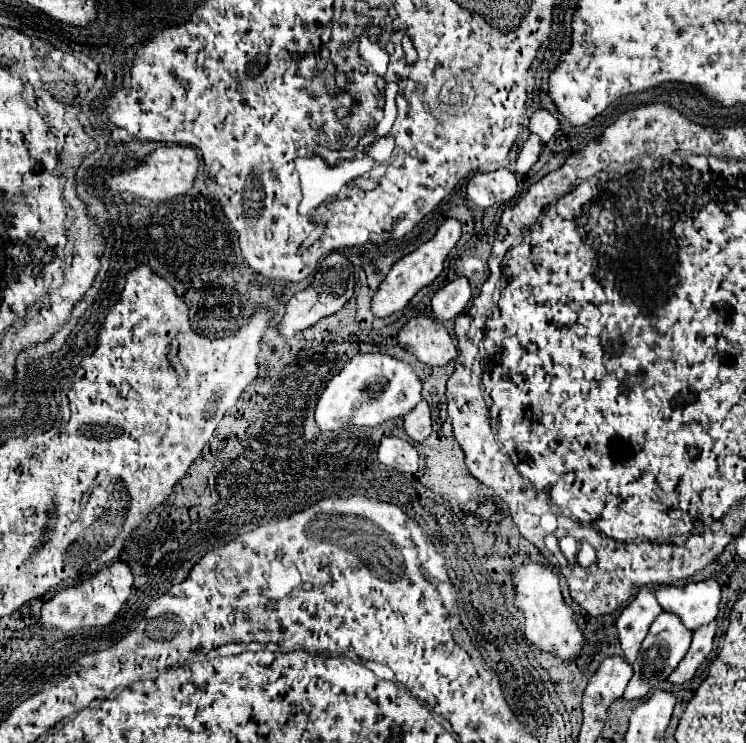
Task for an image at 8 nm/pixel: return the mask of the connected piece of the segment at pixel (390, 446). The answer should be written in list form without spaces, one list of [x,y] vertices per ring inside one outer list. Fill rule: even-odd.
[[[383,437],[379,445],[379,461],[403,473],[415,473],[419,467],[415,447],[399,437]]]

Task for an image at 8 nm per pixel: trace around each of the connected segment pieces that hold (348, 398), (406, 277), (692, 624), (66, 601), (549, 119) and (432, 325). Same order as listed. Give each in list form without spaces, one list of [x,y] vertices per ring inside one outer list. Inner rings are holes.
[[[357,353],[325,387],[315,407],[315,421],[321,431],[341,427],[377,427],[387,419],[405,417],[421,401],[421,381],[409,365],[385,353]]]
[[[447,219],[447,221],[437,229],[437,233],[435,233],[433,239],[429,239],[427,243],[423,243],[421,247],[417,247],[413,253],[409,253],[407,257],[403,257],[401,261],[397,261],[397,263],[391,267],[389,275],[385,277],[385,281],[379,285],[377,293],[373,295],[373,299],[371,299],[371,313],[373,313],[377,319],[385,319],[385,317],[389,317],[389,315],[393,315],[393,313],[405,309],[407,303],[411,301],[411,297],[413,297],[421,287],[431,285],[431,283],[439,277],[439,273],[443,271],[443,263],[445,263],[449,251],[451,251],[451,249],[455,247],[455,243],[459,241],[459,237],[461,237],[461,225],[459,225],[459,221]]]
[[[707,579],[701,583],[689,583],[685,587],[659,587],[655,597],[663,611],[671,611],[679,615],[685,627],[697,631],[703,623],[711,623],[719,613],[721,587],[715,579]]]
[[[115,563],[107,569],[101,569],[99,573],[91,575],[87,581],[67,587],[59,593],[55,593],[43,607],[39,615],[39,627],[45,631],[75,631],[83,627],[97,627],[97,625],[109,625],[123,603],[127,601],[133,585],[133,575],[129,571],[129,565],[125,563]]]
[[[539,109],[537,113],[533,113],[531,123],[529,123],[529,131],[539,135],[541,141],[549,141],[559,129],[559,119],[555,115],[551,115],[547,109]]]
[[[431,317],[409,319],[397,335],[397,345],[411,351],[411,355],[427,367],[443,367],[457,357],[451,335]]]

